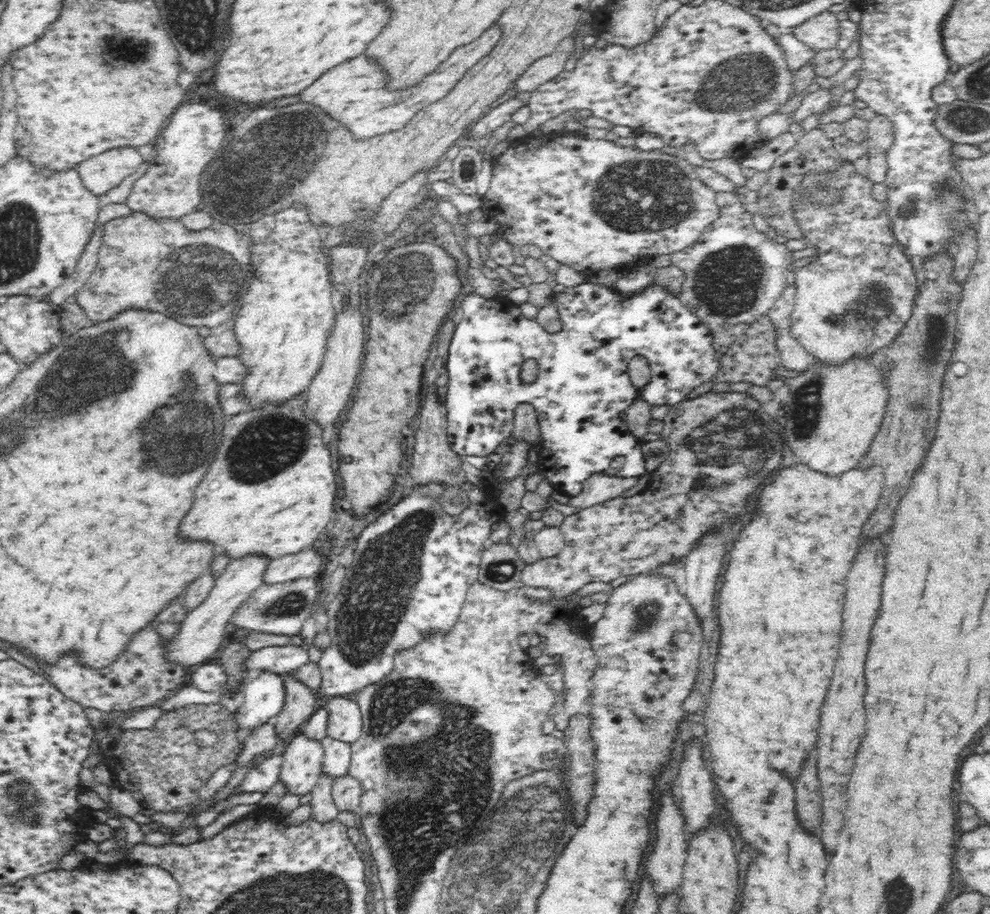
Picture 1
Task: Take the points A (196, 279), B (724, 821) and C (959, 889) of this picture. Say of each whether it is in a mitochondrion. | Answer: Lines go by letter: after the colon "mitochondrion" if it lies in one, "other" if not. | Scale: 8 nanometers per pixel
A: mitochondrion
B: other
C: other

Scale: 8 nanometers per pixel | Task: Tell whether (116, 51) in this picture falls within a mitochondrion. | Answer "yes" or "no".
yes

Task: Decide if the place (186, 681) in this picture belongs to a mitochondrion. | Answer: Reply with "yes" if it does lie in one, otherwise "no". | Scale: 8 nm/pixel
no

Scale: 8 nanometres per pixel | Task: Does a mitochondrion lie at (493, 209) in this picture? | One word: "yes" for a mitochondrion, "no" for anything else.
no

